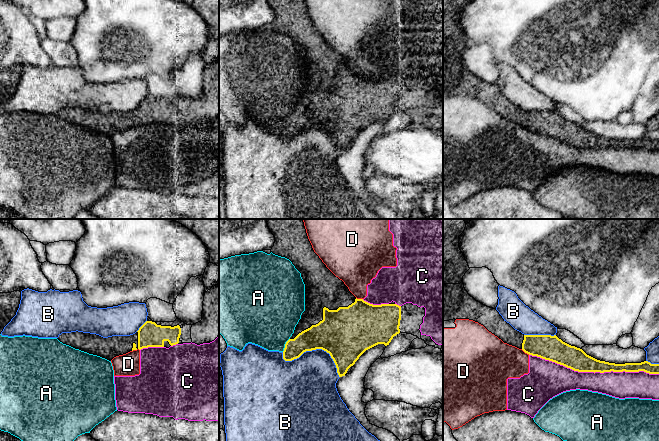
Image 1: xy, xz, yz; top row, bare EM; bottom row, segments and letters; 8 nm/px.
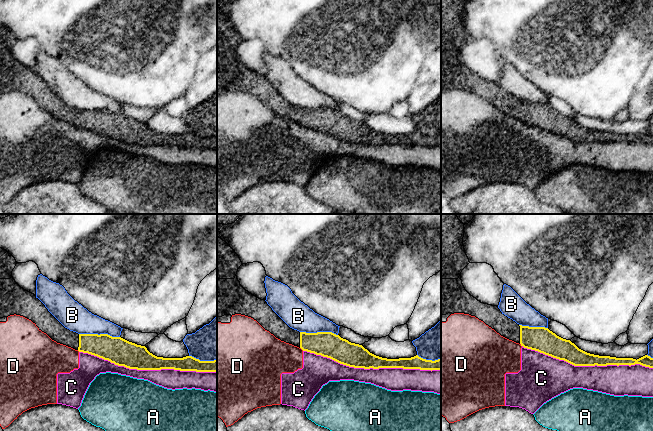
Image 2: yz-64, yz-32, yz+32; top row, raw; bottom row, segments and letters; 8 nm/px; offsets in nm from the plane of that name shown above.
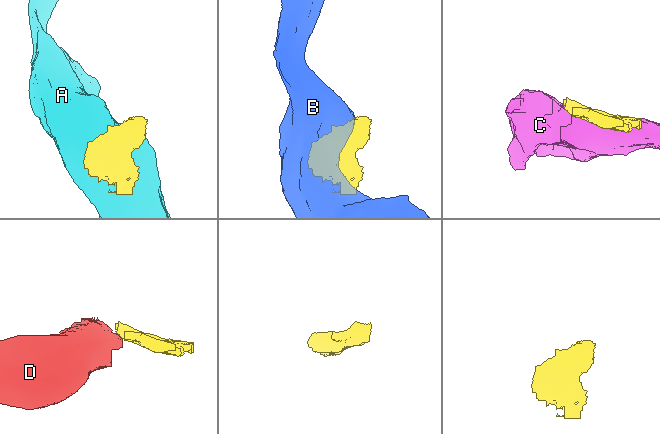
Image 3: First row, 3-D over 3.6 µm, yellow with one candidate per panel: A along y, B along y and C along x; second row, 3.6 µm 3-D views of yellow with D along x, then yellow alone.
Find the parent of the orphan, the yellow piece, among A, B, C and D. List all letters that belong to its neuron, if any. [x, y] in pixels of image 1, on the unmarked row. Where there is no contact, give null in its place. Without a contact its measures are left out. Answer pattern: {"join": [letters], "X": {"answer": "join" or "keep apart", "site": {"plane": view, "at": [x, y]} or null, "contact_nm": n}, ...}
{"join": [], "A": {"answer": "keep apart", "site": {"plane": "xz", "at": [285, 121]}, "contact_nm": 130}, "B": {"answer": "keep apart", "site": {"plane": "xz", "at": [315, 125]}, "contact_nm": 500}, "C": {"answer": "keep apart", "site": {"plane": "yz", "at": [594, 148]}, "contact_nm": 1050}, "D": {"answer": "keep apart", "site": {"plane": "yz", "at": [525, 128]}, "contact_nm": 80}}

